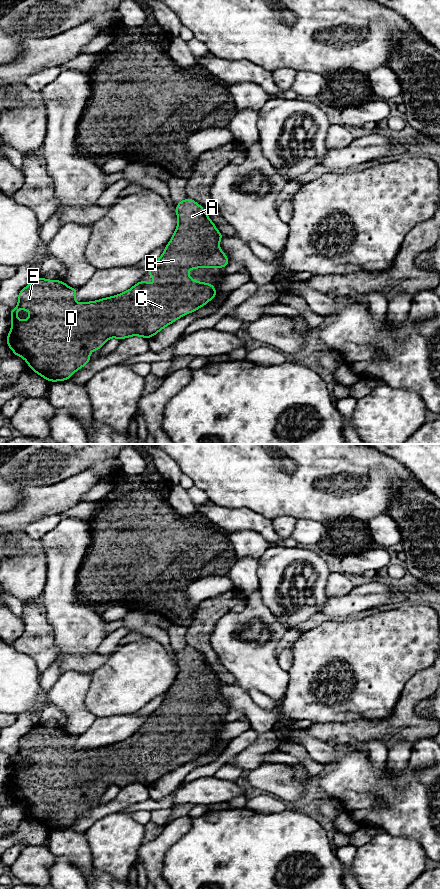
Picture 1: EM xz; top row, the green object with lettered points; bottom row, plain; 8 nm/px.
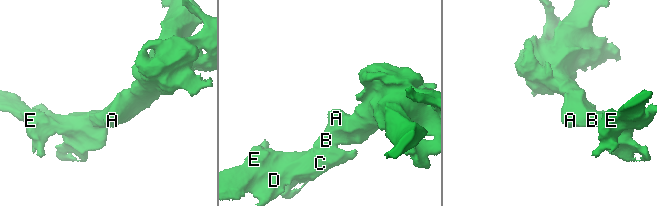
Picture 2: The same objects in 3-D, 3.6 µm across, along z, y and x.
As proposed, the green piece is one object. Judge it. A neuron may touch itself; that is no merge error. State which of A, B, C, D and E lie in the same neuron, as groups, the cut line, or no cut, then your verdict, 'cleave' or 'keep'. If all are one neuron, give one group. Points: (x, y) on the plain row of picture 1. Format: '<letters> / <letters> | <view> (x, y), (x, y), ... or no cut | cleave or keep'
A B C D E | no cut | keep

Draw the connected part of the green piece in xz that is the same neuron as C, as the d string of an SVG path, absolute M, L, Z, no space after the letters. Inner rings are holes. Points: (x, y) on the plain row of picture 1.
M188 645L176 652L176 662L176 678L163 702L147 720L157 728L155 732L141 728L121 742L84 751L75 750L78 736L68 735L65 729L36 725L21 737L17 754L10 757L12 774L6 787L14 803L24 806L31 819L47 829L69 828L78 817L91 809L89 801L100 798L108 787L115 785L123 788L130 784L149 787L216 745L213 732L198 730L186 720L196 716L224 716L230 712L219 695L224 684L216 677L204 656ZM18 757L28 758L31 764L20 769Z

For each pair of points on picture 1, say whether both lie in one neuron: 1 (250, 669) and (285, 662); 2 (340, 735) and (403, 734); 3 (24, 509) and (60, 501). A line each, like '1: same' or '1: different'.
1: different
2: same
3: same

